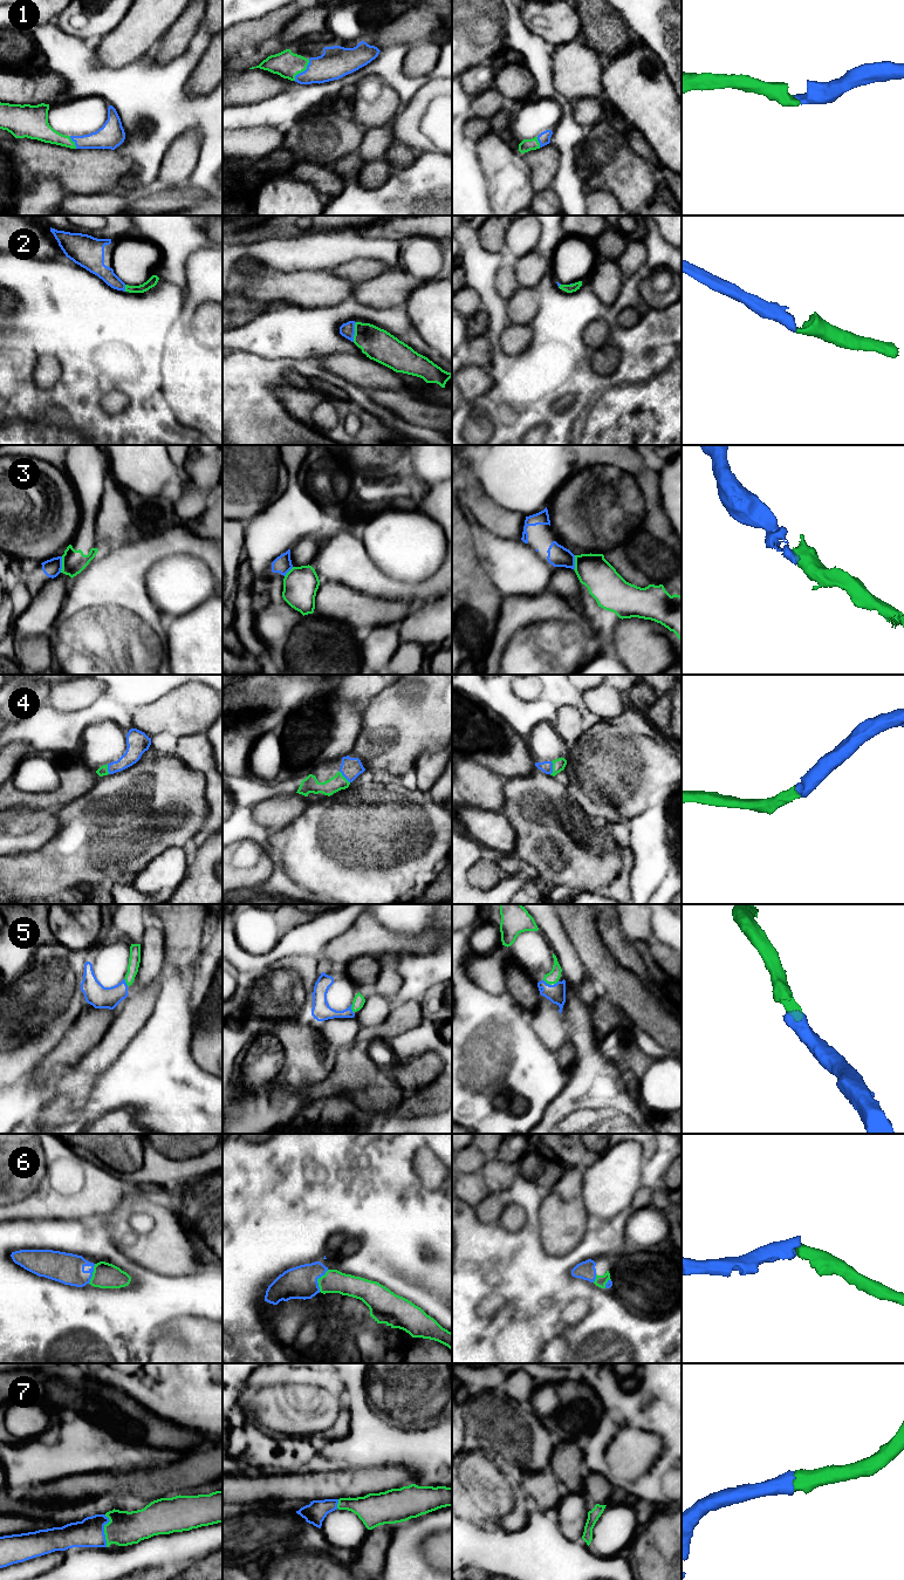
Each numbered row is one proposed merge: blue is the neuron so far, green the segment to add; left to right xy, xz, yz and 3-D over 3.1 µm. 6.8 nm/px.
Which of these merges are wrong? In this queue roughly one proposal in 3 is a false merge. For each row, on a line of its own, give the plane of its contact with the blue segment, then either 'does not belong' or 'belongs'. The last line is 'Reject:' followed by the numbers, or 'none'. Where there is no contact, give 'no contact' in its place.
1: contact in xz; belongs
2: contact in xz; belongs
3: contact in xy; does not belong
4: contact in yz; belongs
5: contact in xz; belongs
6: contact in xz; belongs
7: contact in xy; belongs
Reject: 3

